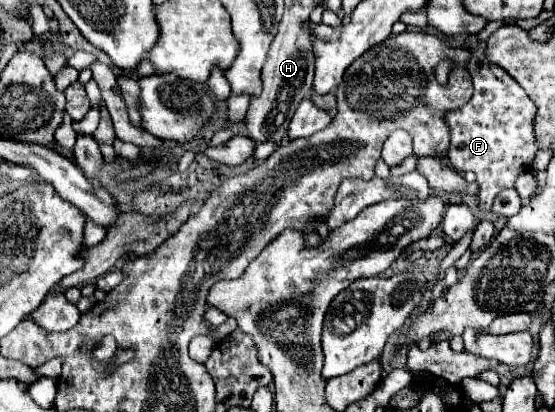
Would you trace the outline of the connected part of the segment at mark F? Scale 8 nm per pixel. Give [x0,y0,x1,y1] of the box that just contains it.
[445,34,537,212]

